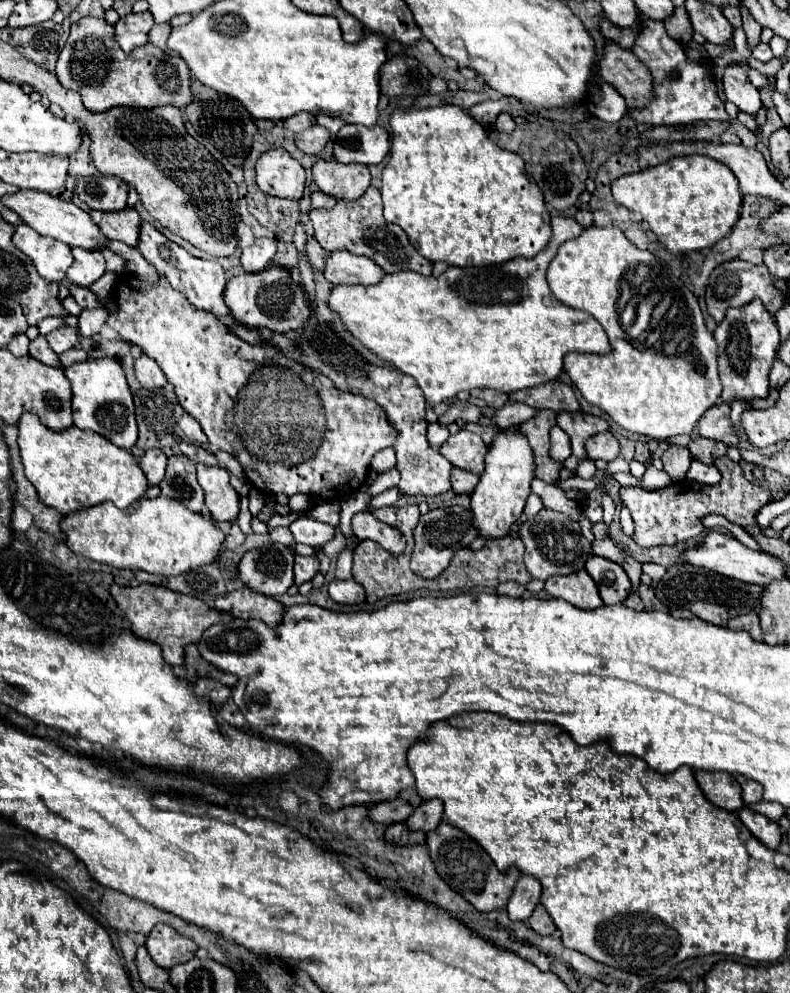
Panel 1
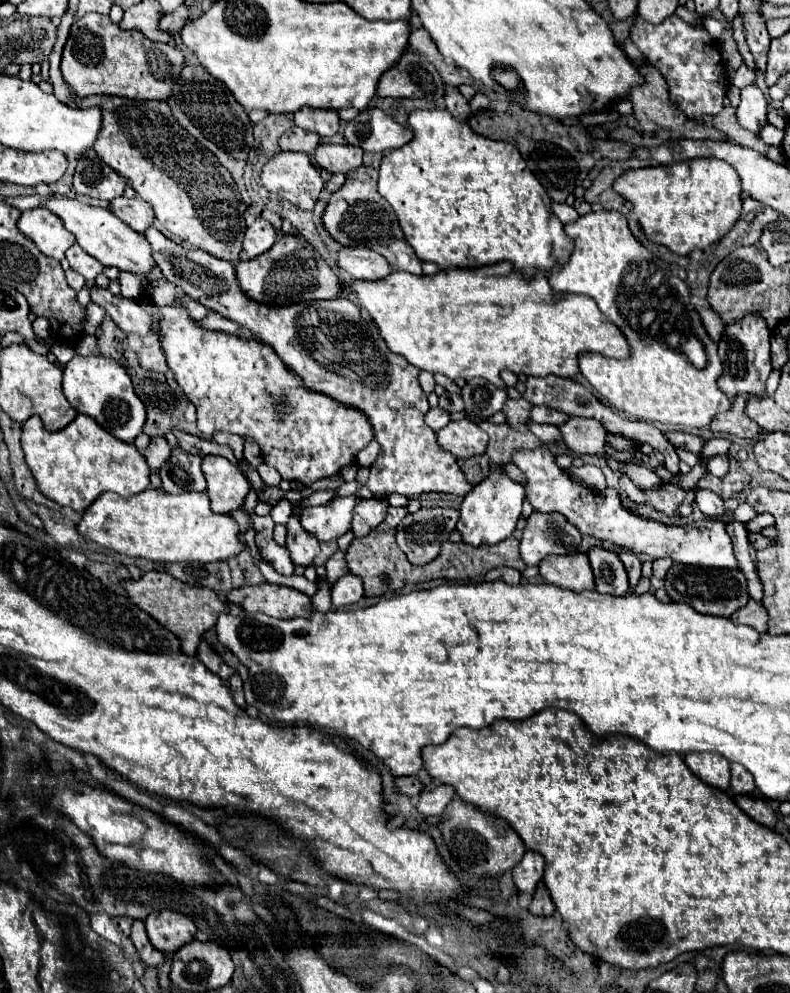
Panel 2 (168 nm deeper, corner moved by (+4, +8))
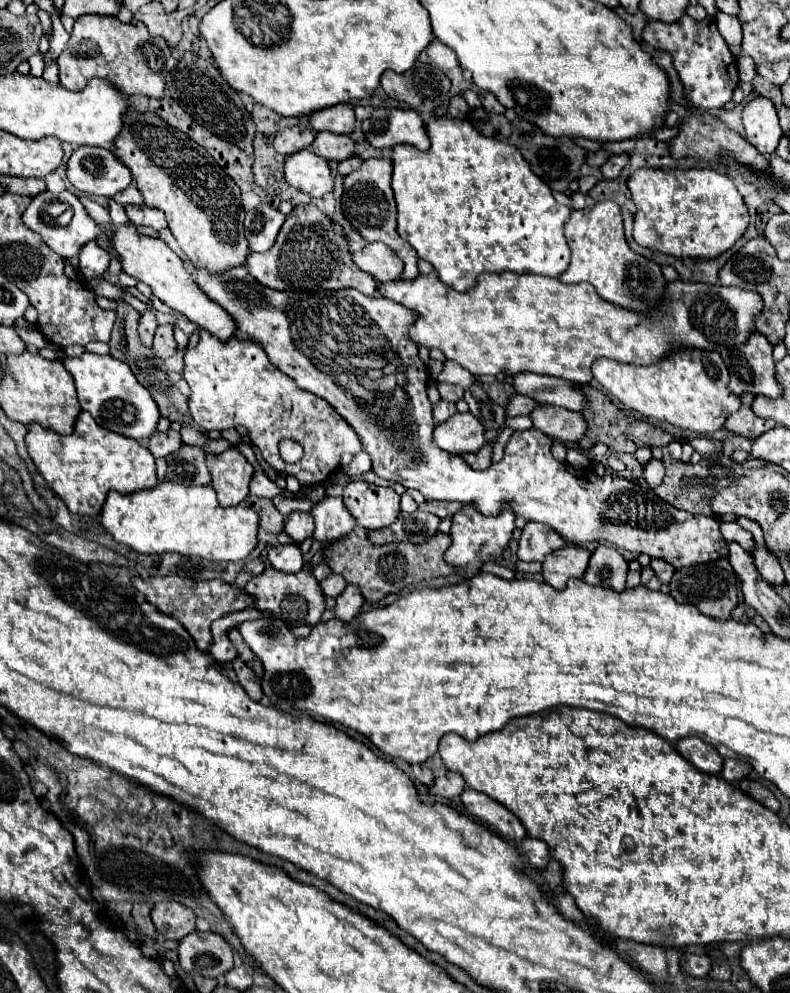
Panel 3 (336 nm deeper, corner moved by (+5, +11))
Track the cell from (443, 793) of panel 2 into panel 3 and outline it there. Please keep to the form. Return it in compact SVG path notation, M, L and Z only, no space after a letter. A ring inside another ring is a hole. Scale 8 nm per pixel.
M445 771L441 777L437 777L437 793L439 795L447 795L447 797L455 797L455 795L461 795L463 789L465 789L465 781L459 773L451 773L451 771Z

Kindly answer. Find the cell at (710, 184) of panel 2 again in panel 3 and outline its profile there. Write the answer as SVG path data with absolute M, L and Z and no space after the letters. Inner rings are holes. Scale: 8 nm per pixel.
M637 169L627 187L637 205L633 239L679 259L713 259L731 249L749 225L749 213L735 183L715 169Z

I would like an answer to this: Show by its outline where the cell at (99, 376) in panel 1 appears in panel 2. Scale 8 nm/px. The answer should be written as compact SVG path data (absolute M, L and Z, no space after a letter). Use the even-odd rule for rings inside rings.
M76 354L64 366L62 378L64 396L68 402L86 416L92 416L106 432L114 434L122 442L134 442L134 438L142 432L146 422L146 406L136 396L132 388L132 380L126 370L106 356L80 356Z

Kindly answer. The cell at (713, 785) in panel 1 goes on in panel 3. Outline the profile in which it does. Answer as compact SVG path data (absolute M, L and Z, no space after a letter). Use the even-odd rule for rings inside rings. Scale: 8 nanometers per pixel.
M699 737L681 739L677 743L677 751L703 773L707 773L707 775L721 773L721 767L723 767L721 755L717 753L717 749L713 745L705 743L703 739L699 739Z

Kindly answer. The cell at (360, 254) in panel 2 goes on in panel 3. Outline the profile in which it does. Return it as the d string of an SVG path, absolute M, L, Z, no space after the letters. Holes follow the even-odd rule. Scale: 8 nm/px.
M369 243L353 253L353 263L377 283L395 281L403 273L401 259L385 243Z

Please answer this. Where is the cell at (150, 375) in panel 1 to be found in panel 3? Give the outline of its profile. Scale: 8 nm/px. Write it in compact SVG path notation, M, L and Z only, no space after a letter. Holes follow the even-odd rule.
M159 325L157 327L151 349L159 359L169 359L171 355L175 355L177 345L175 345L175 339L173 339L173 327L171 325Z

